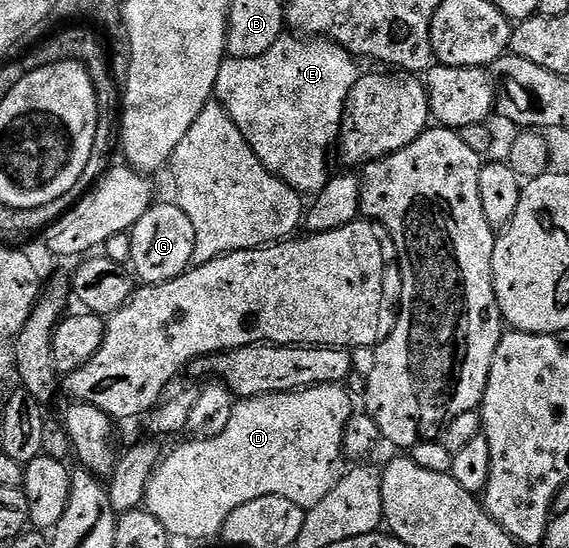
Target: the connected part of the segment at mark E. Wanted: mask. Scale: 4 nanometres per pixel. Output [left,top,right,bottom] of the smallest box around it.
[216,36,359,196]

